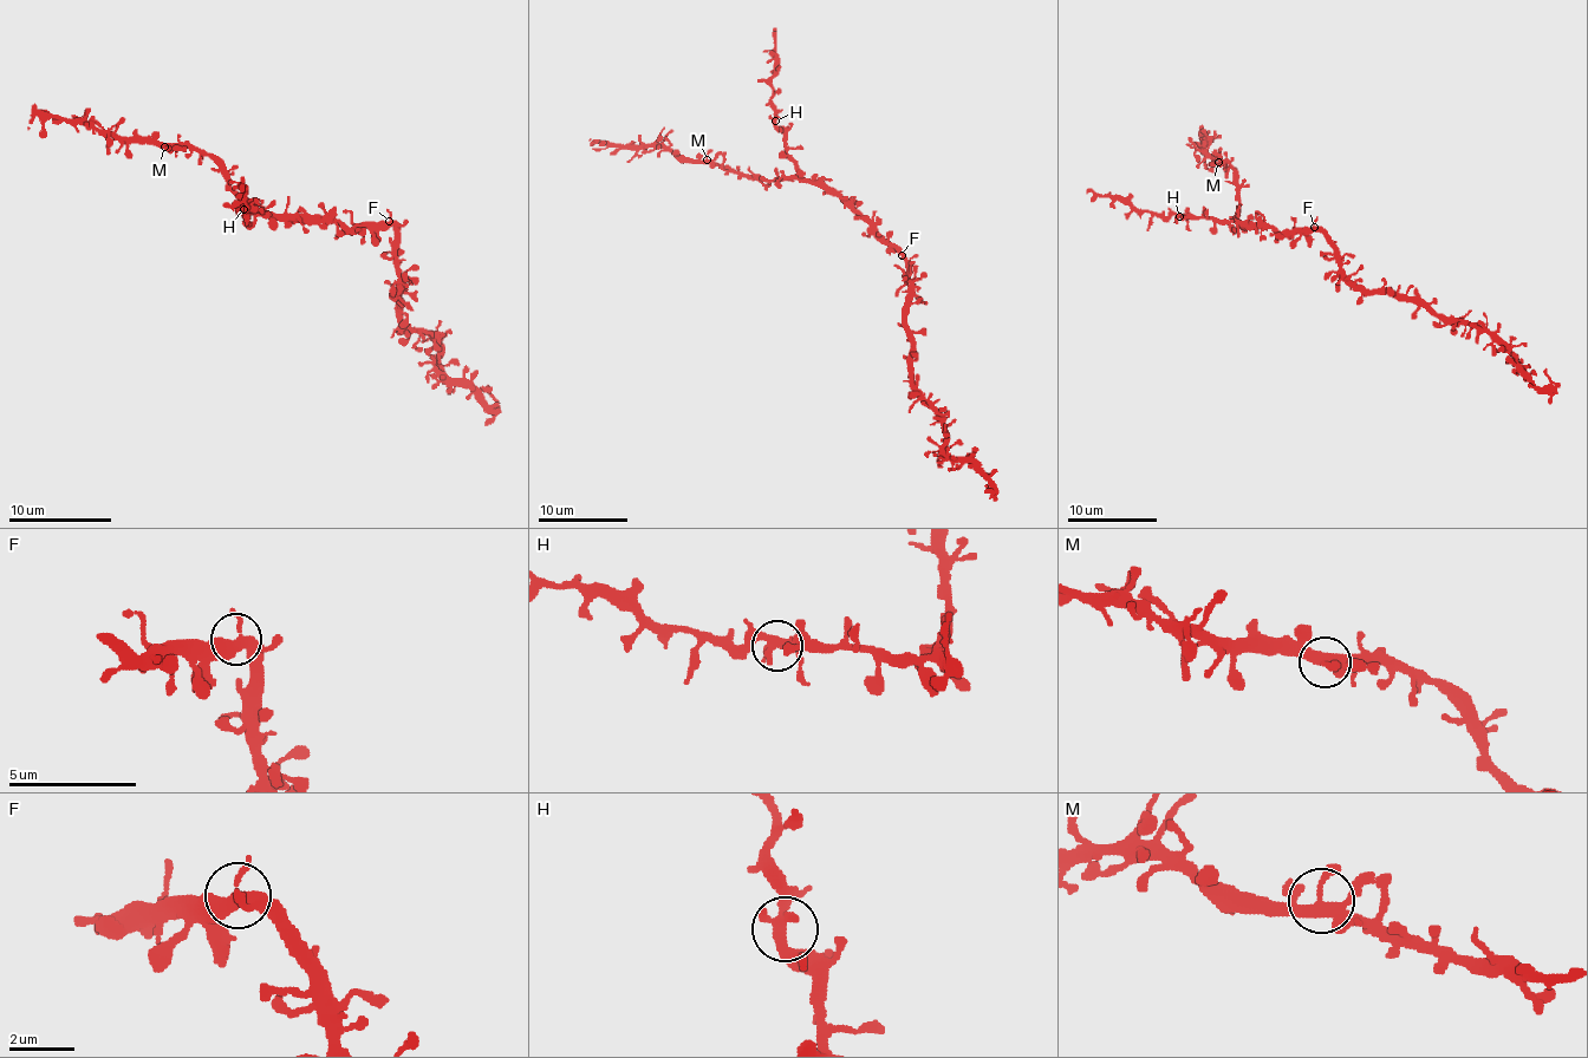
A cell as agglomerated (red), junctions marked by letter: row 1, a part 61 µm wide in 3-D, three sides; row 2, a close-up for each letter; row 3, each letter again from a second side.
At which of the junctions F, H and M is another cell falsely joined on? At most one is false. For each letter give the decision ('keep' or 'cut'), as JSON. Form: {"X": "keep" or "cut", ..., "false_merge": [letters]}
{"F": "keep", "H": "keep", "M": "keep", "false_merge": []}

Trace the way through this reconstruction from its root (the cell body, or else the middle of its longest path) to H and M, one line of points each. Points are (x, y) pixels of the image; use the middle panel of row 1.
H: (890, 243), (841, 200), (804, 177), (787, 152), (785, 137), (776, 121)
M: (890, 243), (841, 200), (819, 185), (796, 180), (747, 180), (714, 165), (707, 159)

